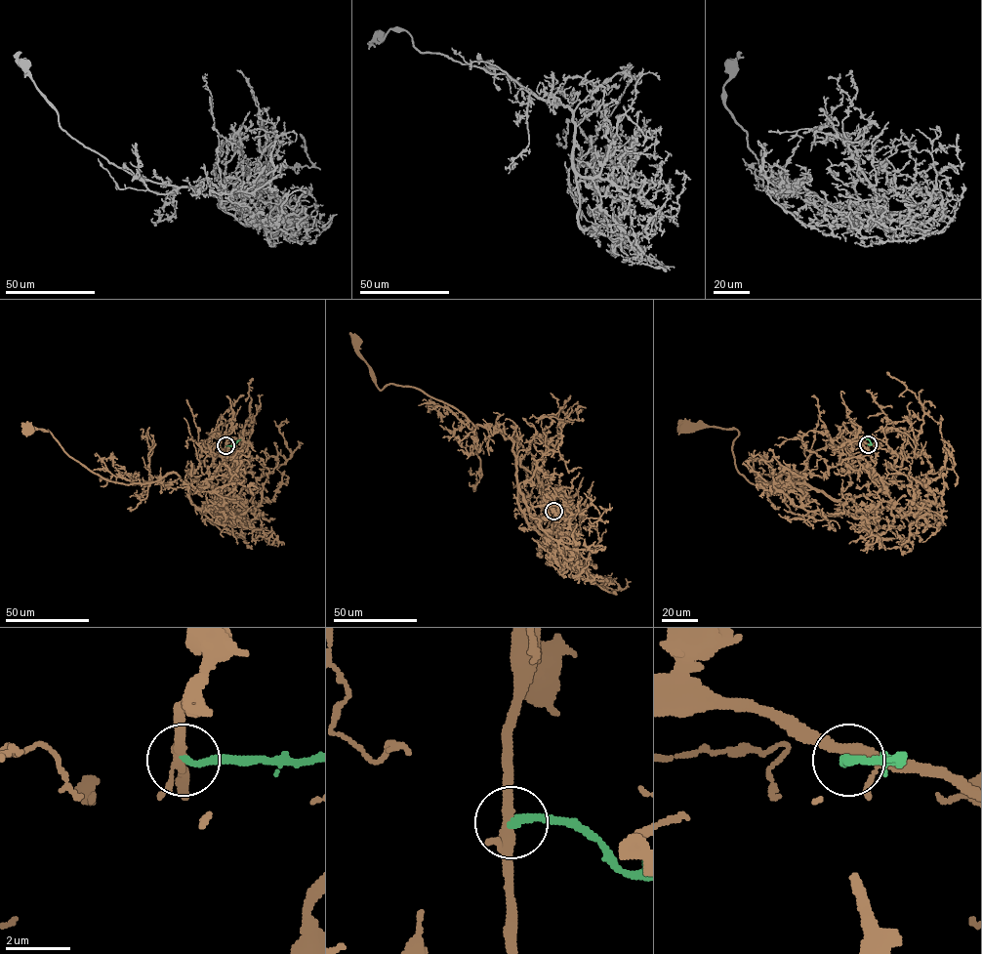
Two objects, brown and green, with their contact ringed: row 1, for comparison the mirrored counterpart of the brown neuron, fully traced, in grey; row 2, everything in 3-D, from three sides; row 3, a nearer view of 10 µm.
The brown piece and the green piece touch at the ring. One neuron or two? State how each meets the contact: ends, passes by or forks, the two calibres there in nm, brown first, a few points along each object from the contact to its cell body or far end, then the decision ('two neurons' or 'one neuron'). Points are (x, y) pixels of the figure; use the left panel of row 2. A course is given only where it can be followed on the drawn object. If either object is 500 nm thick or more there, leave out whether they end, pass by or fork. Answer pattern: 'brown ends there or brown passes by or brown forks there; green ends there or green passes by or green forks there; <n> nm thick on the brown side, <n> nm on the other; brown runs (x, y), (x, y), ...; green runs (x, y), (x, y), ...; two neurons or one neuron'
brown forks there; green ends there; 280 nm thick on the brown side, 240 nm on the other; brown runs (225, 445), (225, 431), (198, 476), (168, 473), (125, 484), (85, 468), (50, 432), (29, 429); green runs (225, 445), (233, 445), (241, 440); two neurons

